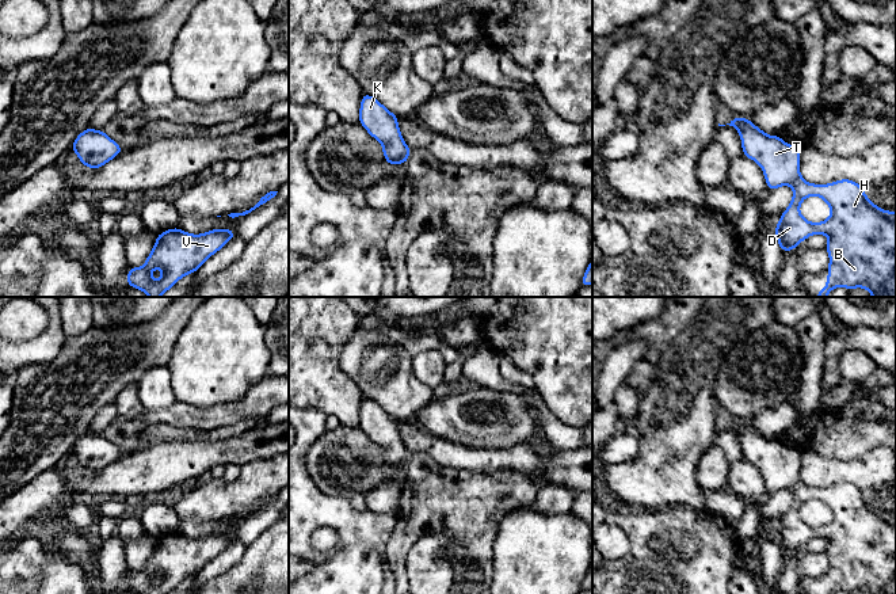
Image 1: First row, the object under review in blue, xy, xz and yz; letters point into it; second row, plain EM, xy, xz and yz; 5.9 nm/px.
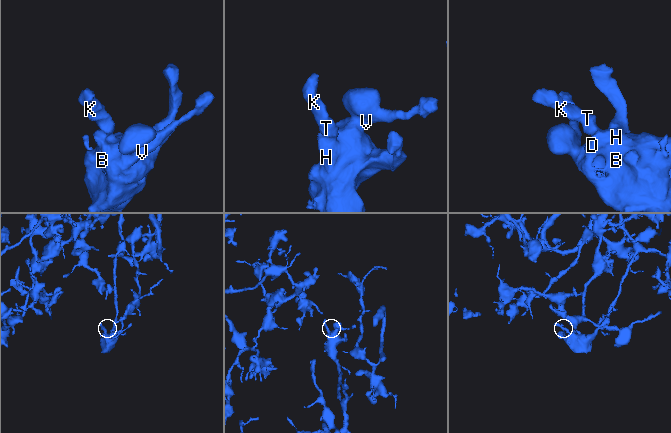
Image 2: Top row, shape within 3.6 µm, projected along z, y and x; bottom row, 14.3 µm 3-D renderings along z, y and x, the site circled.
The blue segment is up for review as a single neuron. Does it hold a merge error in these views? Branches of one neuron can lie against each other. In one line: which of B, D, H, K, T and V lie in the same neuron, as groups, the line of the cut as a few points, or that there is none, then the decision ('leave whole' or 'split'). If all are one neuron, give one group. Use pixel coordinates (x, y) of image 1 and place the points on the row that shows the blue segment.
B D H K T V | no cut | leave whole

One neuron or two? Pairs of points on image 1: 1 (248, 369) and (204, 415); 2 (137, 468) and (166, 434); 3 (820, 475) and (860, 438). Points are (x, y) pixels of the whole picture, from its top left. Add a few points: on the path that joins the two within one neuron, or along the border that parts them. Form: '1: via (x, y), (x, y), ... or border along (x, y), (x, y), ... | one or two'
1: border along (241, 395), (233, 400), (195, 407) | two
2: border along (190, 440), (159, 441), (148, 445) | two
3: border along (808, 448), (842, 460), (861, 456), (868, 449) | two

